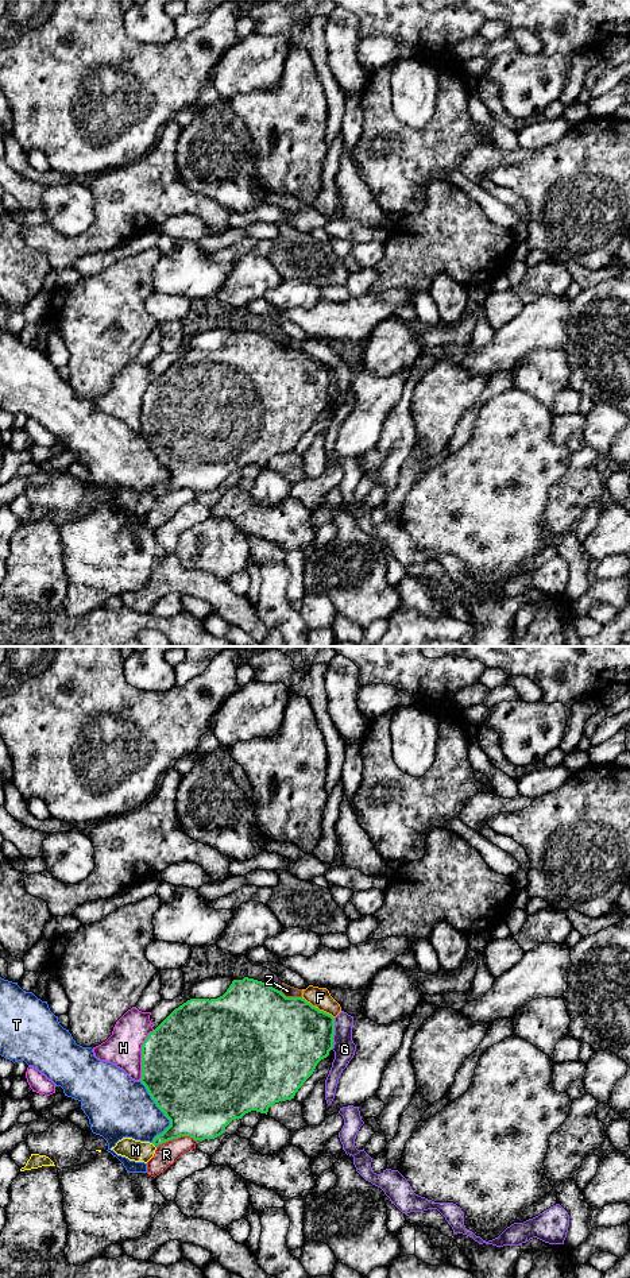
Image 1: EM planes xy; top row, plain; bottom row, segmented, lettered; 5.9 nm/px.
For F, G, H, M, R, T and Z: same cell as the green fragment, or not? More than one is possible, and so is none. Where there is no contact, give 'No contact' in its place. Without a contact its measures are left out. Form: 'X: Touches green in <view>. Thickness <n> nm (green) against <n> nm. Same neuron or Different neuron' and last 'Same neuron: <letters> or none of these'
F: Touches green in xy. Thickness 480 nm (green) against 130 nm. Different neuron
G: Touches green in xy. Thickness 440 nm (green) against 130 nm. Different neuron
H: Touches green in xy. Thickness 500 nm (green) against 220 nm. Different neuron
M: No contact. Different neuron
R: Touches green in xy. Thickness 420 nm (green) against 140 nm. Different neuron
T: Touches green in xy. Thickness 500 nm (green) against 360 nm. Different neuron
Z: Touches green in xy. Thickness 500 nm (green) against 70 nm. Different neuron
Same neuron: none of these

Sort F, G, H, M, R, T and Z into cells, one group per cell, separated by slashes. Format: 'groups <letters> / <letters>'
groups F G Z / H / M / R / T

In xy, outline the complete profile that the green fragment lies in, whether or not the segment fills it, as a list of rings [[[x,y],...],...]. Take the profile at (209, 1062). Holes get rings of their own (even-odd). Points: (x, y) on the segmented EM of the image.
[[[254,978],[233,980],[217,999],[190,999],[175,1008],[142,1045],[142,1078],[170,1126],[152,1140],[159,1146],[181,1136],[196,1142],[220,1136],[235,1119],[256,1111],[268,1112],[279,1101],[294,1099],[317,1063],[333,1049],[335,1018],[302,997],[286,997],[281,991]]]

